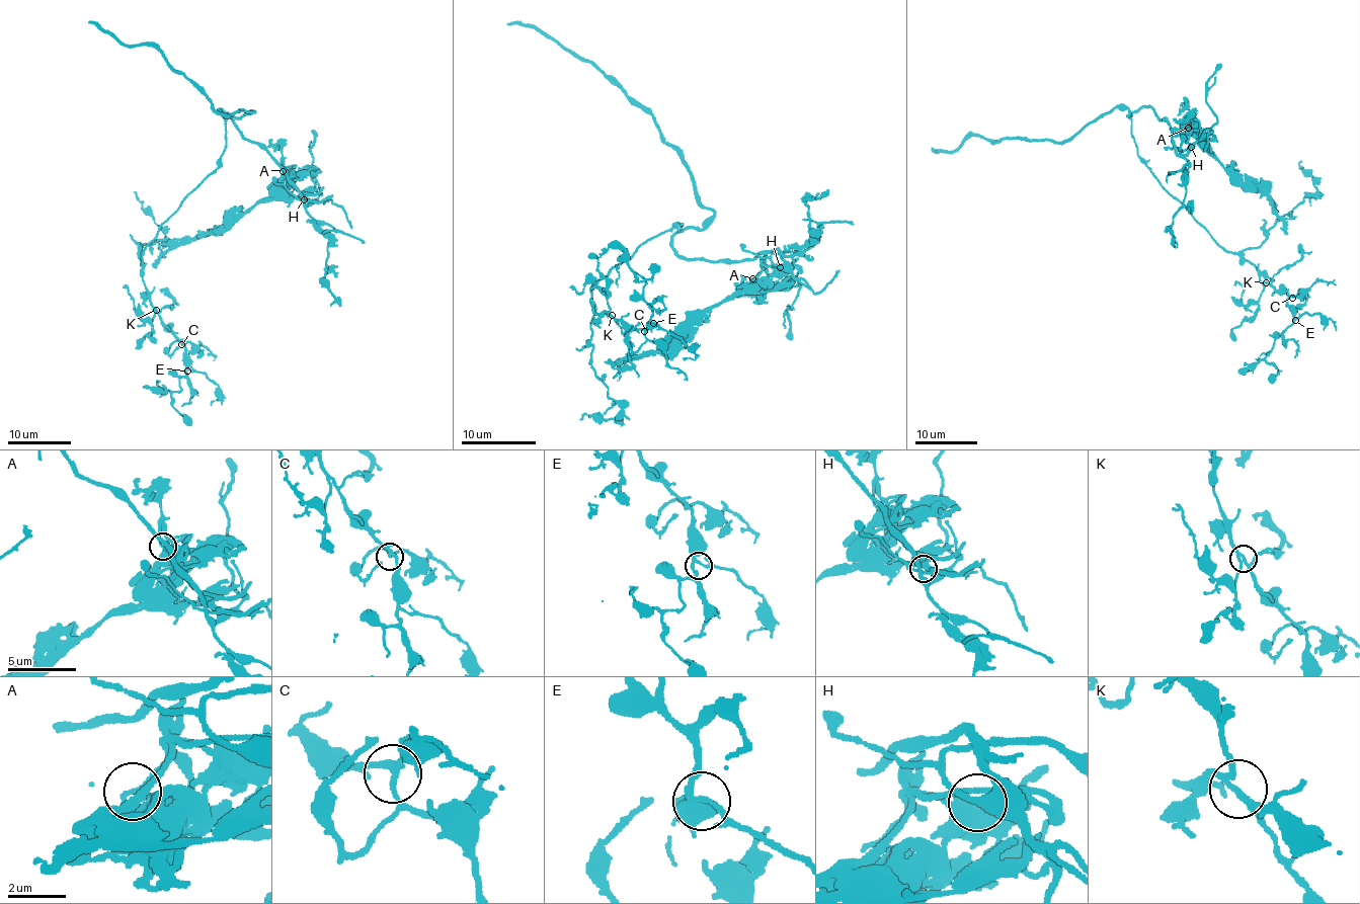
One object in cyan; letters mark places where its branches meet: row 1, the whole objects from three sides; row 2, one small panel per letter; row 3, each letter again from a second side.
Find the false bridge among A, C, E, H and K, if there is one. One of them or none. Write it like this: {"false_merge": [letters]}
{"false_merge": []}

